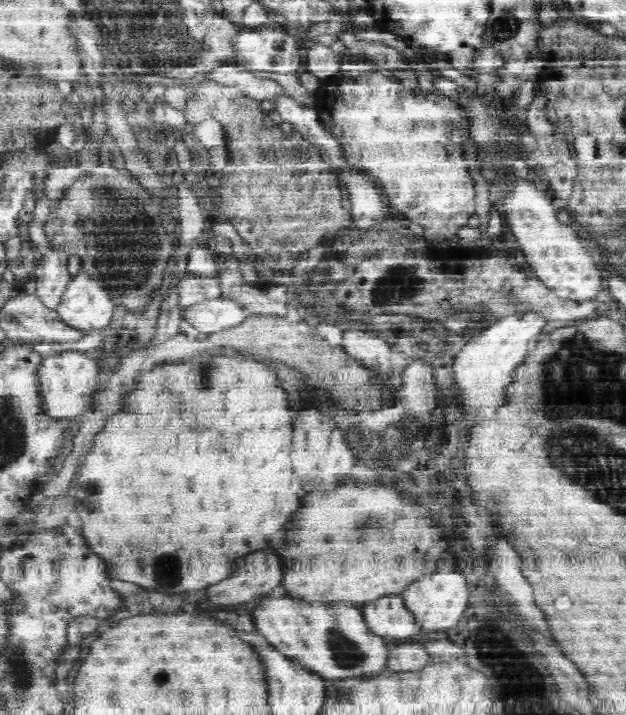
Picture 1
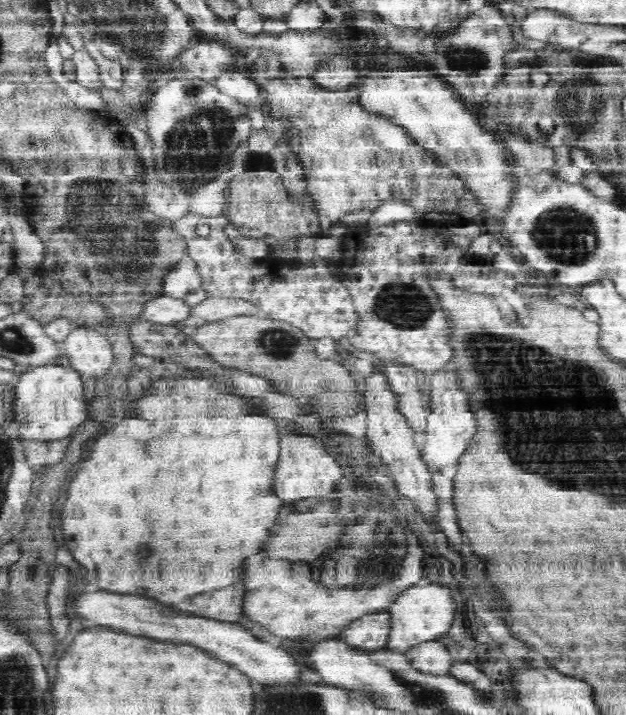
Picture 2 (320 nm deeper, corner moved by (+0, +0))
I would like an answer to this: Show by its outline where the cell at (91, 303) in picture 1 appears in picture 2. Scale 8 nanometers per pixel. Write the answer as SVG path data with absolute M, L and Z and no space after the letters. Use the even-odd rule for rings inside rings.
M102 327L72 328L64 340L64 352L69 356L71 366L85 378L100 378L113 364L113 348Z

